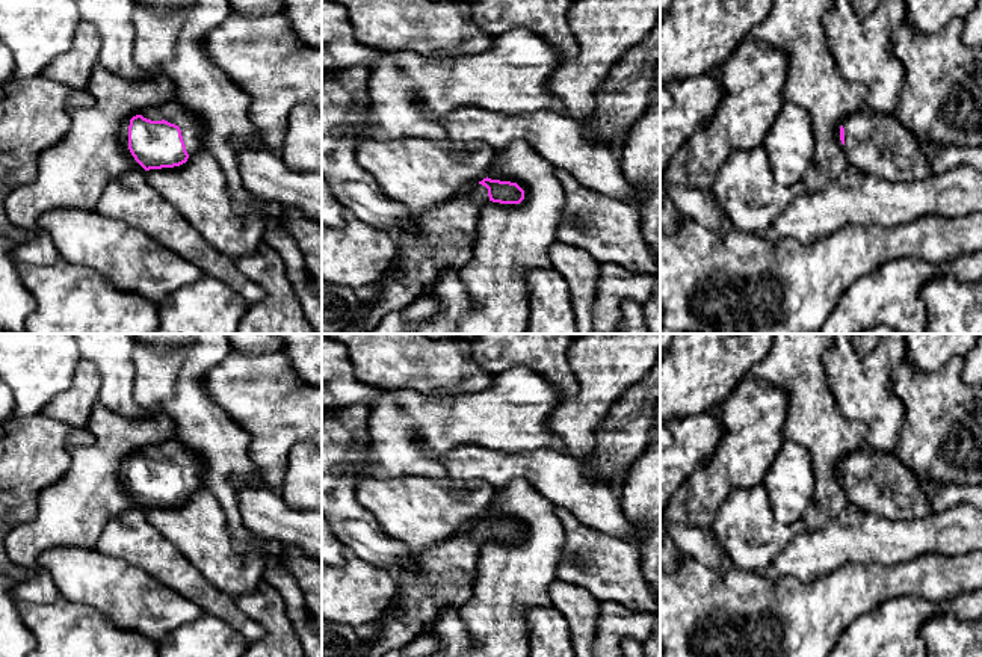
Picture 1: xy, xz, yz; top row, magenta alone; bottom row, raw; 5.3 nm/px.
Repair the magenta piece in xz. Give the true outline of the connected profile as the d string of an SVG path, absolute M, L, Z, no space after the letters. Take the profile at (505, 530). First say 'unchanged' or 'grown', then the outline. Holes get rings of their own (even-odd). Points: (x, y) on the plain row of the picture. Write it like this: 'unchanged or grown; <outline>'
grown; M483 517L468 530L415 554L415 568L402 569L396 594L381 616L381 630L363 646L358 657L382 657L425 633L438 613L462 607L471 597L477 560L483 545L493 539L520 542L524 529L511 520Z

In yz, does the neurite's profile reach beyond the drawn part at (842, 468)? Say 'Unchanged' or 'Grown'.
Grown

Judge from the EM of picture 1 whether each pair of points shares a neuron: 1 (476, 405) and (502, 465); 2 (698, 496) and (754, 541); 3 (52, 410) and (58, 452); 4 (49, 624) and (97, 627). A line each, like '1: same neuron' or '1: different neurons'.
1: different neurons
2: different neurons
3: different neurons
4: same neuron

